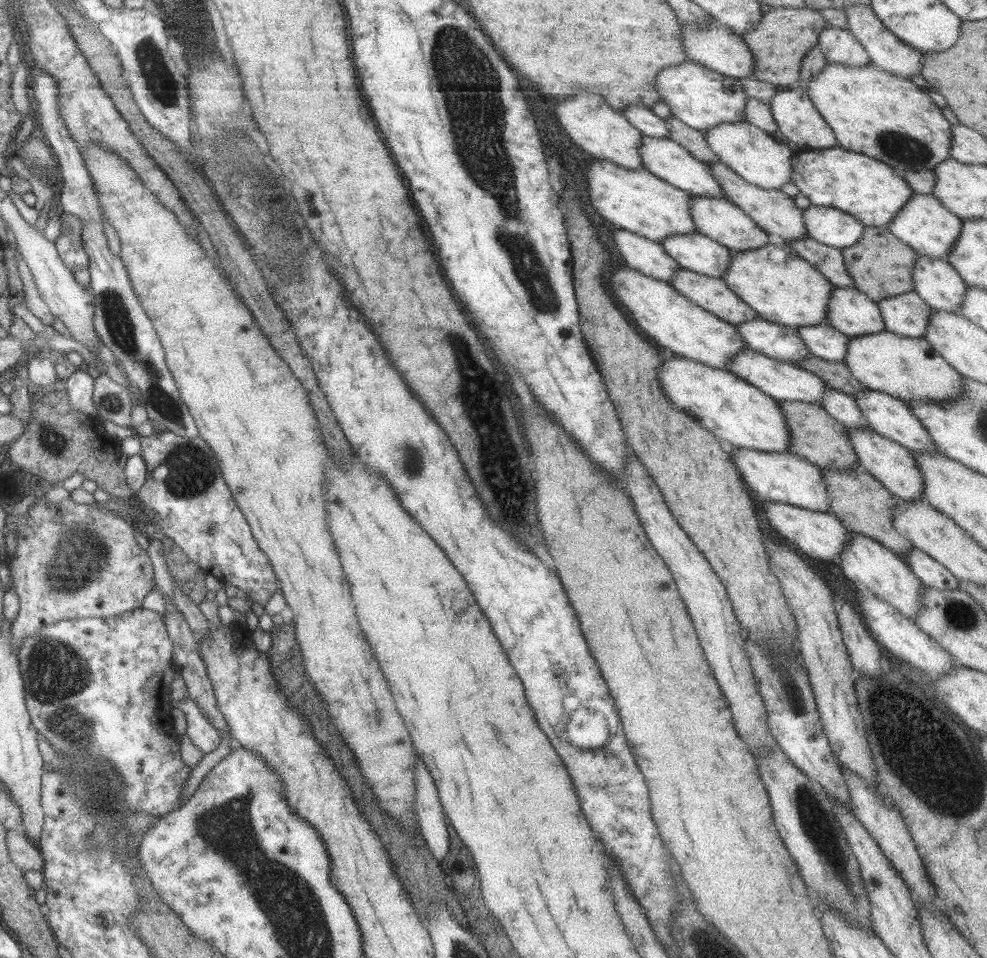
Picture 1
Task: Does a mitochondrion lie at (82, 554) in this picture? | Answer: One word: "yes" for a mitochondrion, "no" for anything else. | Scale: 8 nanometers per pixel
yes

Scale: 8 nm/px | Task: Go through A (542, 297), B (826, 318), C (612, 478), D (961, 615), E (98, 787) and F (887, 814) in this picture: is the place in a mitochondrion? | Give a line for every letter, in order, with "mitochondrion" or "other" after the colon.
A: mitochondrion
B: other
C: other
D: mitochondrion
E: mitochondrion
F: other

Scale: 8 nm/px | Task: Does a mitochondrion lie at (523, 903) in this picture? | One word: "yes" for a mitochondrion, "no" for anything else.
no

